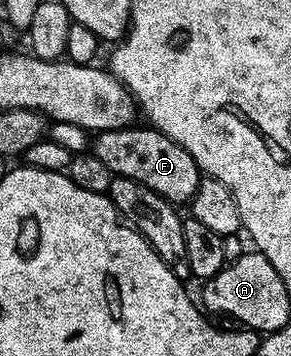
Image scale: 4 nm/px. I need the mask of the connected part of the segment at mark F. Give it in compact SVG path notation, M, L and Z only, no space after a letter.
M147 124L99 131L91 139L90 153L98 156L98 160L102 160L102 164L106 164L106 168L110 168L115 177L138 180L138 184L146 184L150 192L158 192L158 196L173 204L191 203L199 192L202 171L194 156L190 156L190 152L186 152L182 144L174 144L170 136Z

